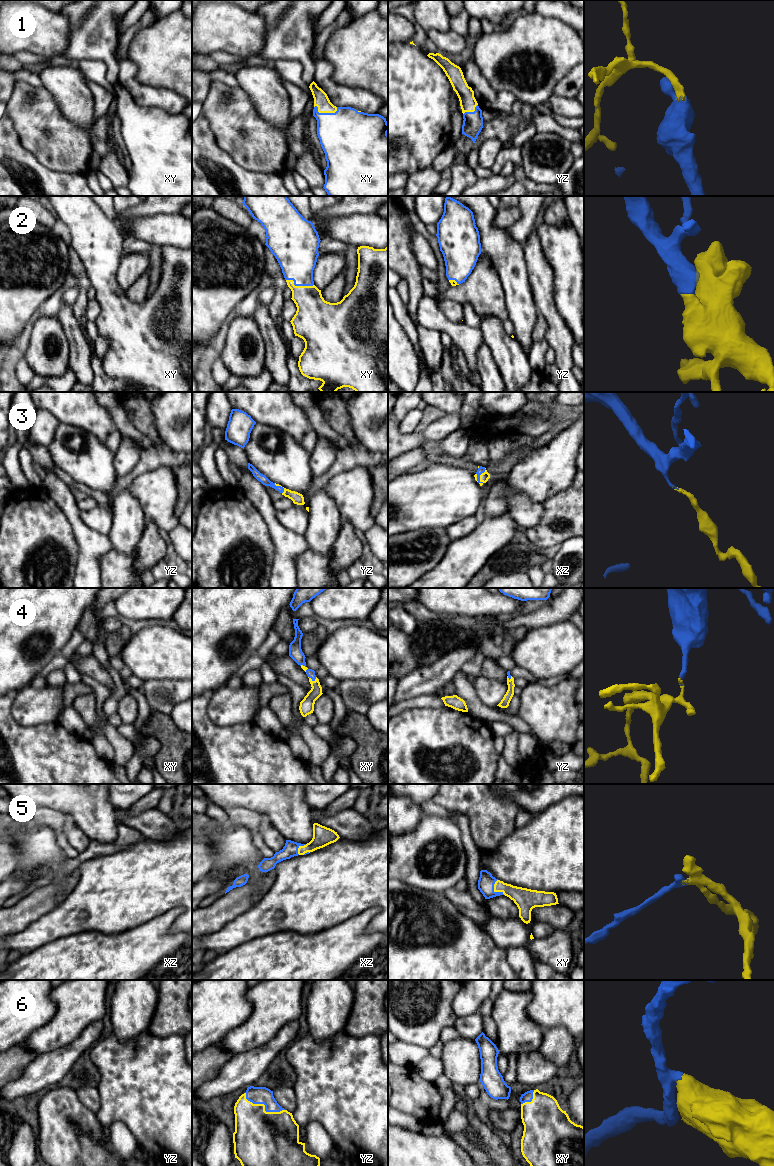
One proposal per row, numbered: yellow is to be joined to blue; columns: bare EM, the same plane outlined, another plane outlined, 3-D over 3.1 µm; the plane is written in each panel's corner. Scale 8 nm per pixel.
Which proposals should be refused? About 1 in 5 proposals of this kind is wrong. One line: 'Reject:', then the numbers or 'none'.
Reject: none

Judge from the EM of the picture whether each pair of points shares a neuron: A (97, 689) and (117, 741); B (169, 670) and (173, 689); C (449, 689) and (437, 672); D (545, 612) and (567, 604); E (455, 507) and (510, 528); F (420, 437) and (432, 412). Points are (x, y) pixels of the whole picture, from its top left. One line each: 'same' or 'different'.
A: different
B: different
C: different
D: same
E: different
F: different

